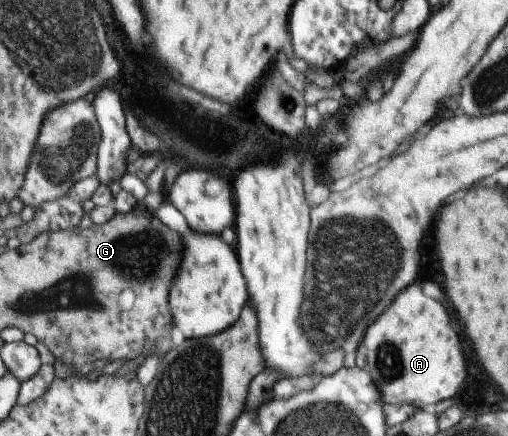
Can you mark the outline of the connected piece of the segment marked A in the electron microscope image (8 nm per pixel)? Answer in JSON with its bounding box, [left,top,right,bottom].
[362,284,466,409]

